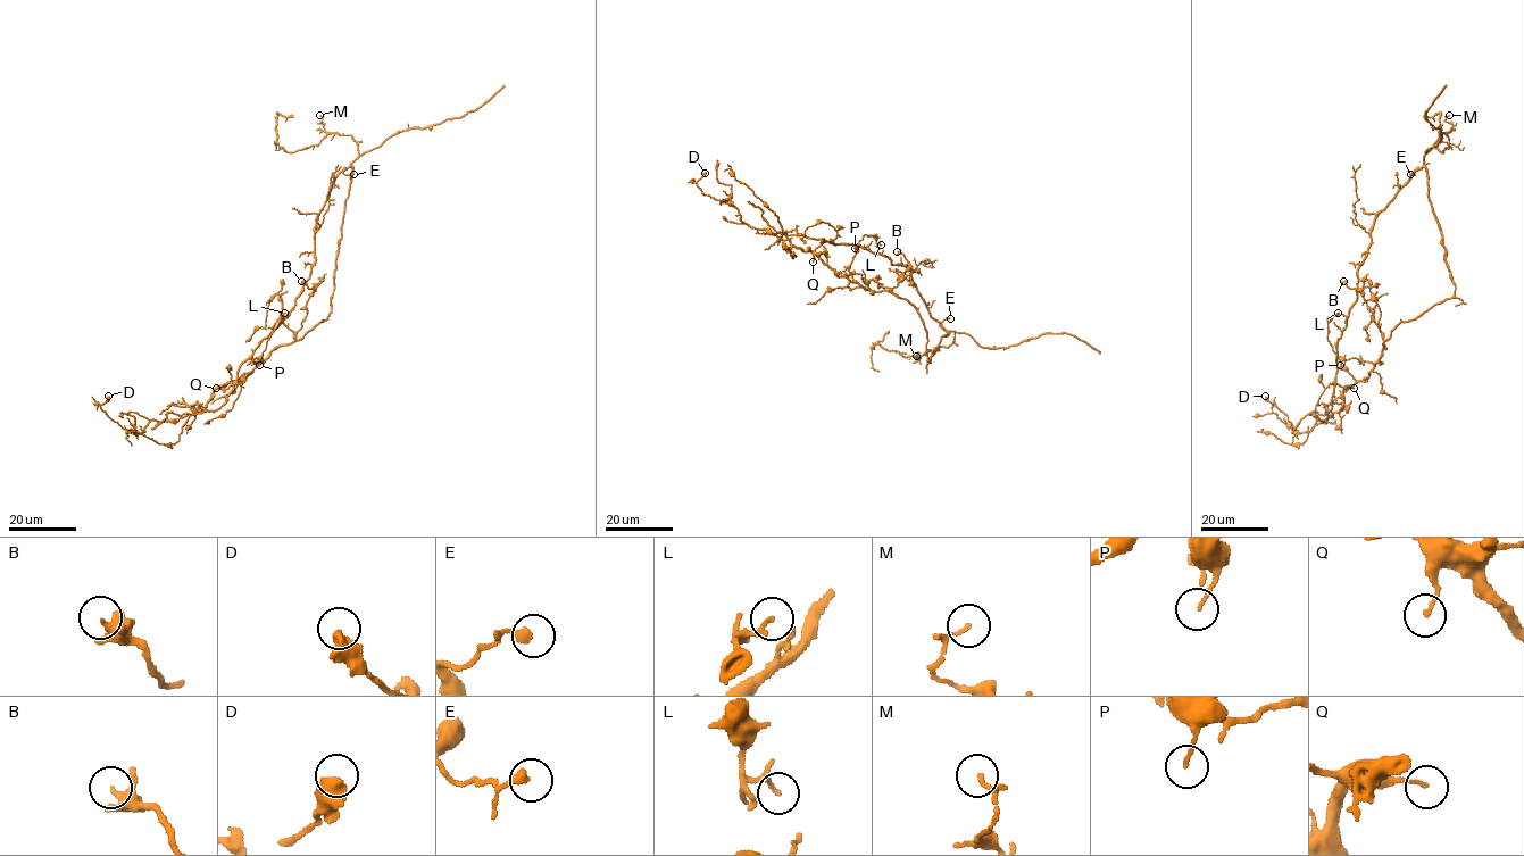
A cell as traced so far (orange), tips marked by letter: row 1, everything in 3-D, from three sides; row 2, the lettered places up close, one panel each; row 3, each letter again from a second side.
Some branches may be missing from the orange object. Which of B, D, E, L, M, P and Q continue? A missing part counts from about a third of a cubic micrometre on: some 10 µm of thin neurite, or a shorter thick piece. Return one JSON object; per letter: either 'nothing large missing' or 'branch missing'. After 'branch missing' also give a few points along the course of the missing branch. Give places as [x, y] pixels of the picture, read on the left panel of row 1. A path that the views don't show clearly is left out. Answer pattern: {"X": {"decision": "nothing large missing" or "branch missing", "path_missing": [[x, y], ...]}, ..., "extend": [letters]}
{"B": {"decision": "nothing large missing"}, "D": {"decision": "nothing large missing"}, "E": {"decision": "nothing large missing"}, "L": {"decision": "nothing large missing"}, "M": {"decision": "nothing large missing"}, "P": {"decision": "nothing large missing"}, "Q": {"decision": "nothing large missing"}, "extend": []}

